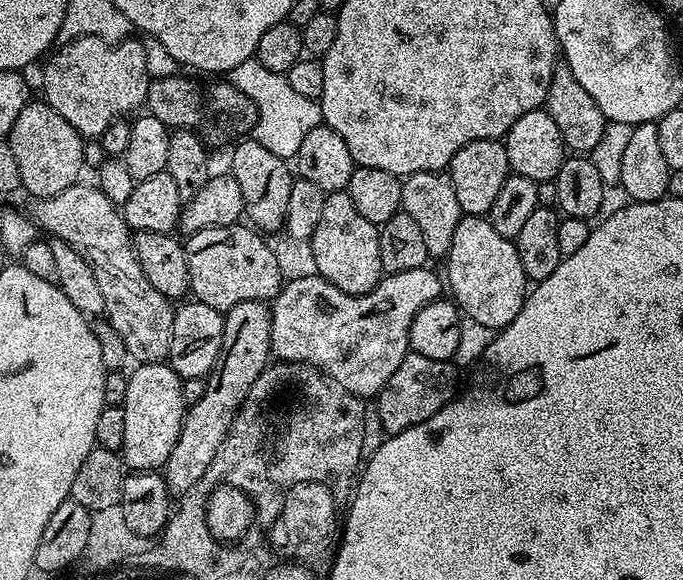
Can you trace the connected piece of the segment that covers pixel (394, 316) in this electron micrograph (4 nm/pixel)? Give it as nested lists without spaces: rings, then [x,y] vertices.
[[[425,266],[385,275],[374,290],[361,296],[348,296],[318,274],[288,280],[270,304],[272,356],[280,362],[315,368],[355,396],[375,397],[409,354],[410,326],[418,310],[441,299],[441,273],[430,269]]]

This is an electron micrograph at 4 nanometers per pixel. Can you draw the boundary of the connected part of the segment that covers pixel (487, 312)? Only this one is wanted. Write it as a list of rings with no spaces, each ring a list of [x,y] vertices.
[[[461,215],[446,263],[446,284],[452,287],[451,299],[467,319],[499,330],[518,318],[518,310],[522,310],[524,297],[530,291],[530,281],[522,270],[522,258],[518,258],[515,243],[498,234],[487,216]]]

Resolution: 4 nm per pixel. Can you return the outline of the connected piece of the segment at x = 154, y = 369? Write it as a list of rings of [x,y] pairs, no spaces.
[[[168,362],[137,363],[135,367],[136,369],[128,376],[126,398],[122,405],[125,412],[125,429],[121,444],[122,459],[132,472],[155,472],[163,469],[164,463],[170,458],[170,450],[174,450],[174,442],[178,442],[178,434],[182,430],[186,411],[186,405],[182,398],[184,380]]]

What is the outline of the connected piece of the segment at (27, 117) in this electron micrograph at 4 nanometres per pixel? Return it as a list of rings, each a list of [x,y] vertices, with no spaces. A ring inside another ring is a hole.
[[[29,102],[25,106],[6,137],[10,150],[14,150],[14,159],[18,161],[20,188],[28,191],[32,198],[57,196],[71,184],[77,183],[81,179],[80,171],[84,168],[84,144],[86,144],[85,137],[80,136],[78,130],[74,130],[74,126],[70,126],[70,122],[66,122],[62,114],[58,114],[58,110],[54,110],[46,102],[39,103]]]

